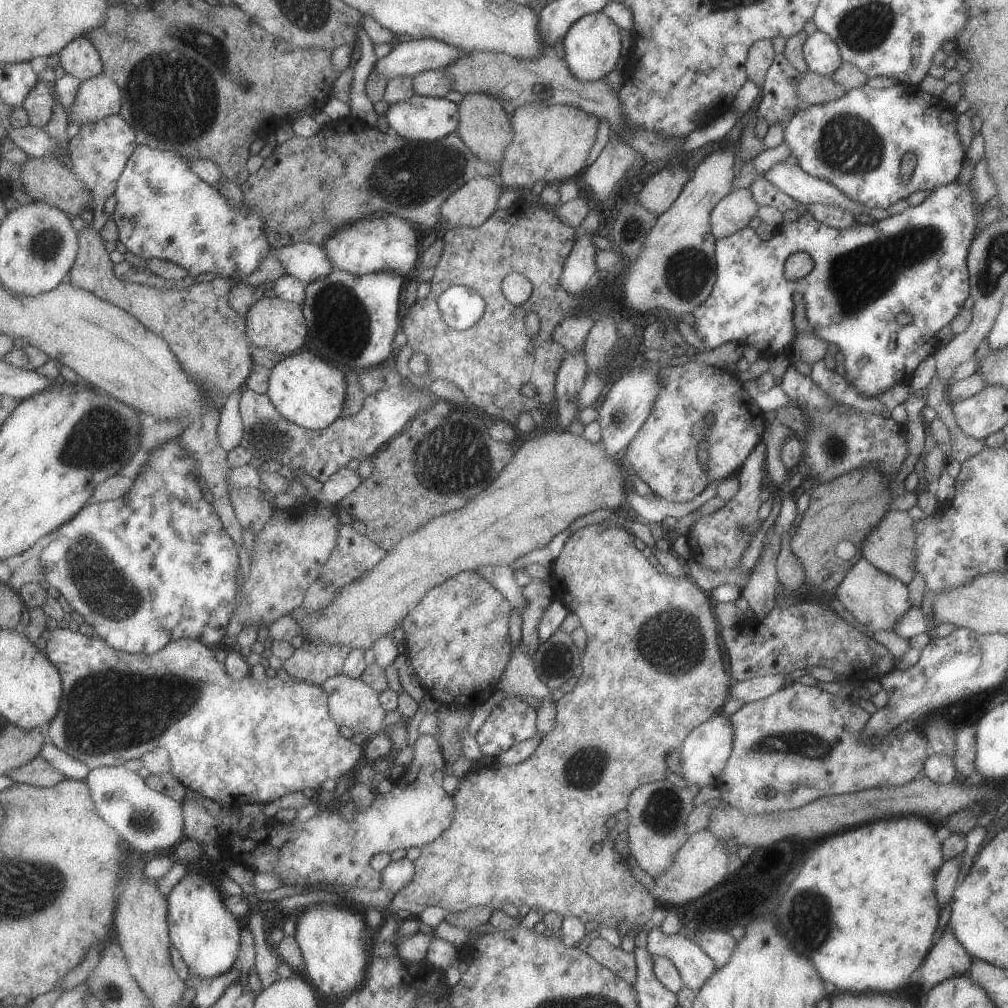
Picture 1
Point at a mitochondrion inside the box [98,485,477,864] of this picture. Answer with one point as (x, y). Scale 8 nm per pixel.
(144, 822)

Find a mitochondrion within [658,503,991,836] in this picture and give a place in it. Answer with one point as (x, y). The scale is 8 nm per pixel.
(797, 742)

